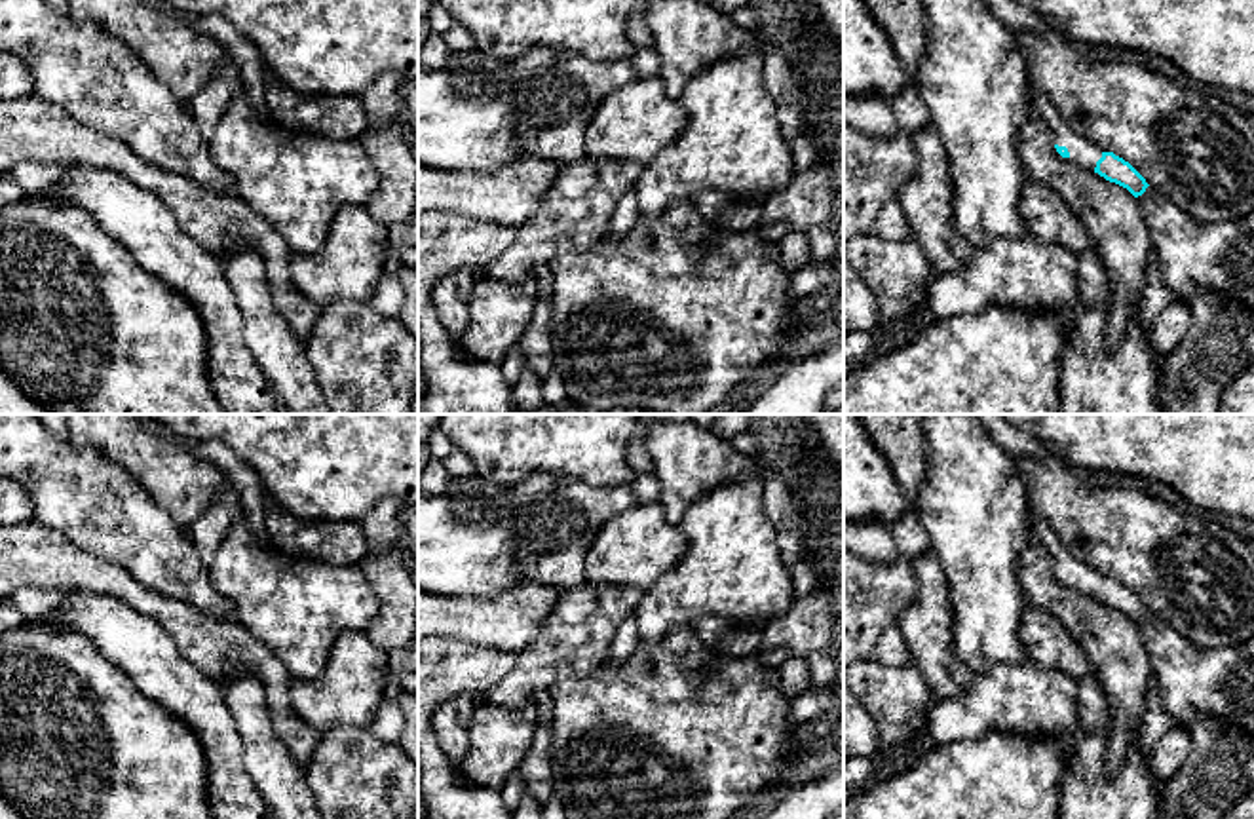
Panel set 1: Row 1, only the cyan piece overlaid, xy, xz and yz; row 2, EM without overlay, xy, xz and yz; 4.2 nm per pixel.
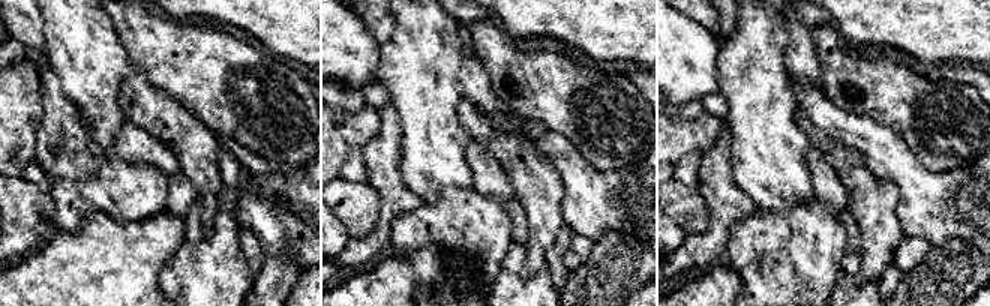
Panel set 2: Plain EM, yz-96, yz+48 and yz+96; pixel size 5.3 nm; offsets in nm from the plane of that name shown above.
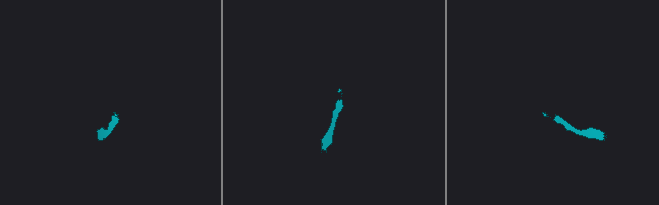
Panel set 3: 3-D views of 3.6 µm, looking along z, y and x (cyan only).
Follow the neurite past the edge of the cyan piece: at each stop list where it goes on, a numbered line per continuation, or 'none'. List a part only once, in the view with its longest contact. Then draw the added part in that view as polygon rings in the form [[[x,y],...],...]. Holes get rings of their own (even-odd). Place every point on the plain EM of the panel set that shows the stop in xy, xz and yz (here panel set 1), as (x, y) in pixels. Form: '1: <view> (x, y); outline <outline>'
1: yz (1040, 534); outline [[[1030,513],[1028,521],[1026,545],[1045,551],[1051,557],[1053,568],[1068,574],[1072,587],[1094,597],[1096,587],[1102,583],[1104,576],[1072,557],[1049,523],[1034,513]]]

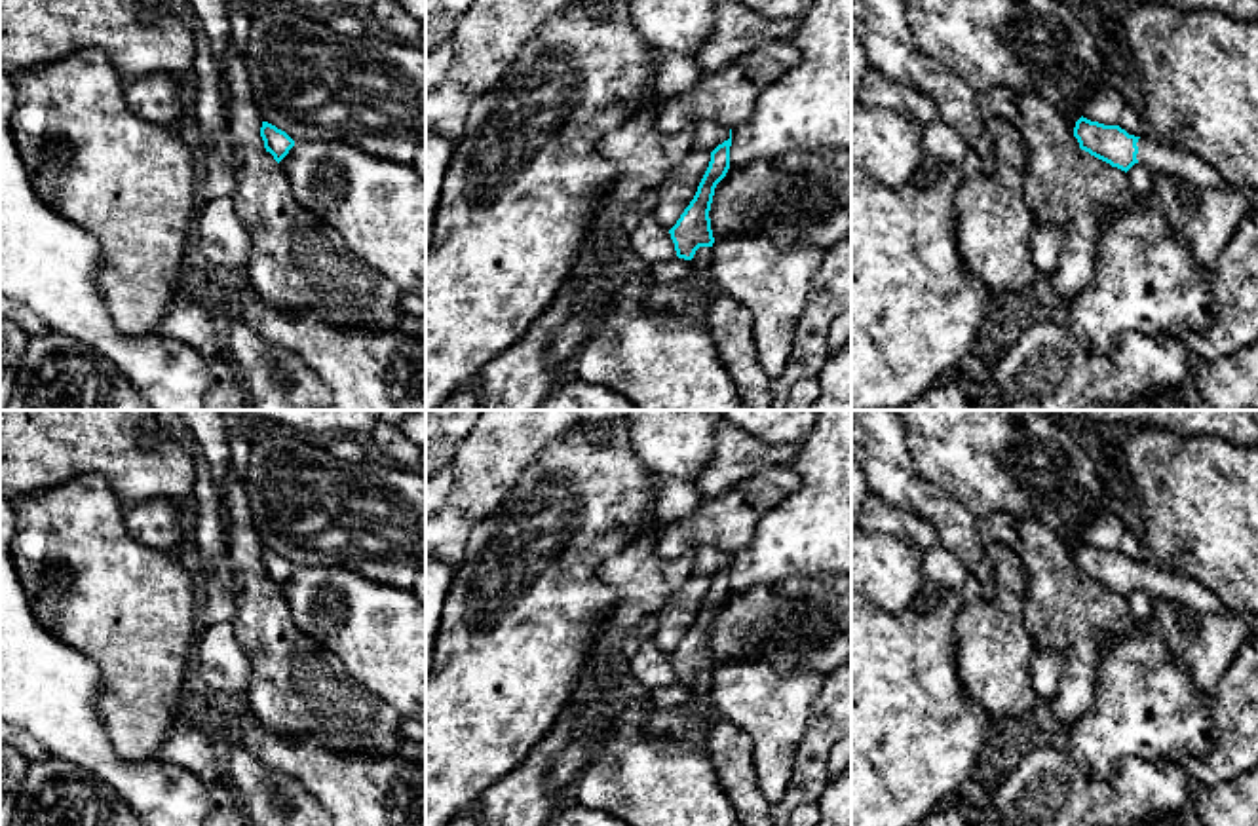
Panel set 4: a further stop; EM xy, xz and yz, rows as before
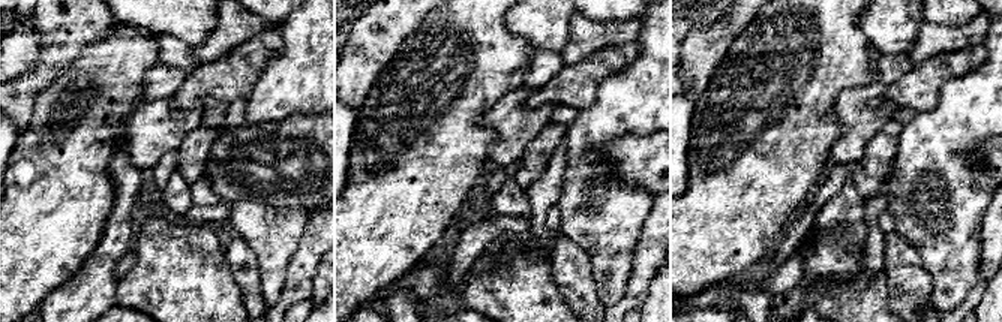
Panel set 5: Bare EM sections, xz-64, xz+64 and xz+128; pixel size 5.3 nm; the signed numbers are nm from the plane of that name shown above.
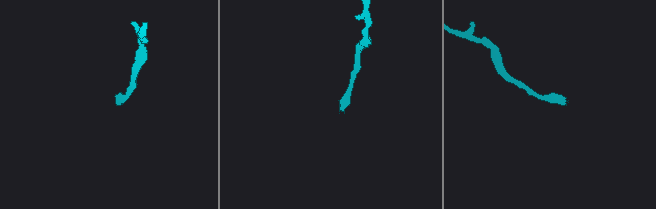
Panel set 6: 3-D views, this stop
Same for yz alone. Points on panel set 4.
1: yz (1158, 581); outline [[[1142,560],[1136,568],[1138,589],[1146,591],[1152,598],[1161,596],[1171,602],[1180,602],[1188,608],[1207,611],[1228,611],[1229,608],[1220,596],[1186,573],[1161,568],[1152,560]]]

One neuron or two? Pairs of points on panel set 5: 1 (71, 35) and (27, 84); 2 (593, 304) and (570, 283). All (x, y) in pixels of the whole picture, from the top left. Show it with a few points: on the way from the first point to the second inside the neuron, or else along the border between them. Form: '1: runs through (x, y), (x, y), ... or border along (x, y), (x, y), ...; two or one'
1: runs through (62, 48), (59, 56), (41, 74); one
2: runs through (587, 300), (576, 289); one

